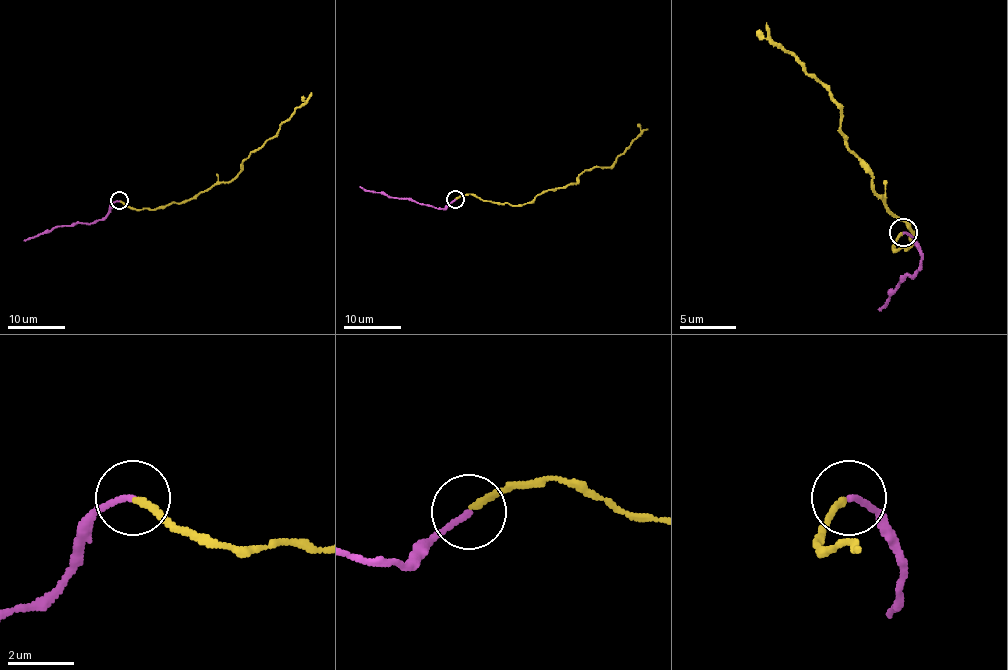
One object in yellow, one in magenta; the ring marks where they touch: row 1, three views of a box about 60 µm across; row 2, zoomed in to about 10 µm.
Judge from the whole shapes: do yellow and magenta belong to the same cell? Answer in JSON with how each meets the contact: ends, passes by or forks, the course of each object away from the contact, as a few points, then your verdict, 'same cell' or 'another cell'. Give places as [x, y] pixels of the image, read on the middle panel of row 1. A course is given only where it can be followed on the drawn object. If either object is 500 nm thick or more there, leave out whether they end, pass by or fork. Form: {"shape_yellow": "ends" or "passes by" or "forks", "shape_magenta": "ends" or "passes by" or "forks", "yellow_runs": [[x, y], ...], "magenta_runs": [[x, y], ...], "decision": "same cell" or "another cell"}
{"shape_yellow": "ends", "shape_magenta": "ends", "yellow_runs": [[455, 199], [471, 193], [484, 200], [529, 203], [537, 195], [575, 183], [585, 170], [610, 167], [647, 128]], "magenta_runs": [[455, 199], [444, 209], [390, 198], [386, 193], [364, 190], [360, 186]], "decision": "same cell"}

